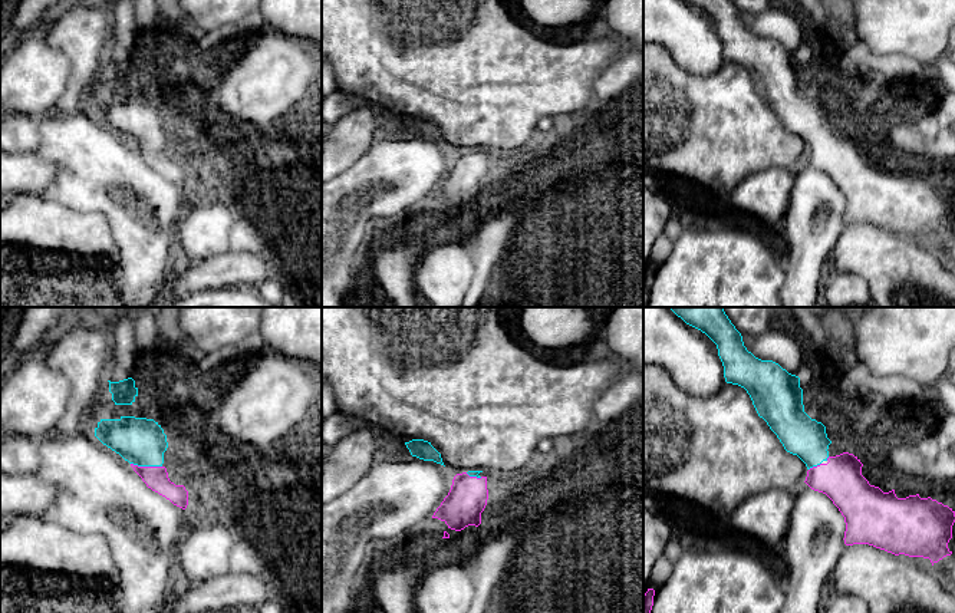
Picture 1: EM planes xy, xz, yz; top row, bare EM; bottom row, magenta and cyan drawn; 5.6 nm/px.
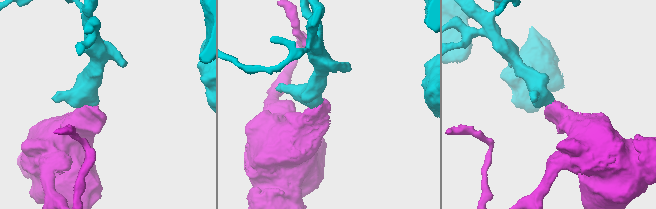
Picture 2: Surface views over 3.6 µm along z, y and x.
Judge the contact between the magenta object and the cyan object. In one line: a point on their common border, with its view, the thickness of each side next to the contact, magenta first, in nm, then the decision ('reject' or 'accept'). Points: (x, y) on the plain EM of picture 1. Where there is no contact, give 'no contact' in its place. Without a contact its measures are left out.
xy (147, 145) | 130/260 nm | accept

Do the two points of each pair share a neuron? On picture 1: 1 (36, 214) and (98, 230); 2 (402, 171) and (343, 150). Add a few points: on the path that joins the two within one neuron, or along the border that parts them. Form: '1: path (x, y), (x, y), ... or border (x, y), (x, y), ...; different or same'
1: path (52, 227), (82, 230); same
2: border (379, 137), (336, 175); different

